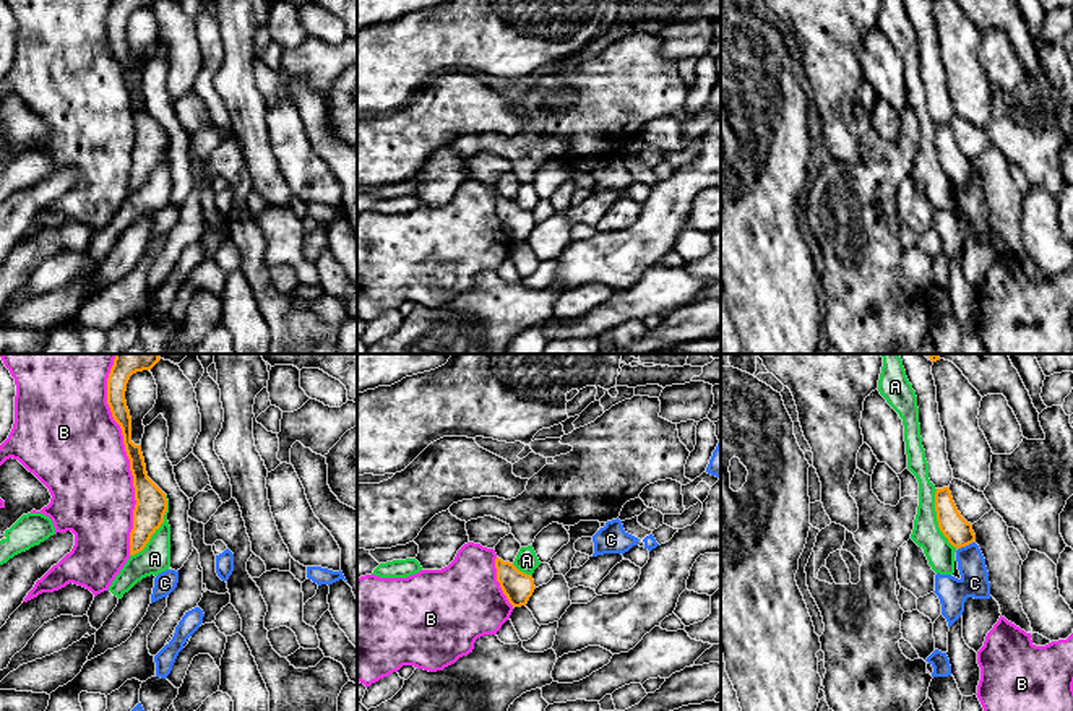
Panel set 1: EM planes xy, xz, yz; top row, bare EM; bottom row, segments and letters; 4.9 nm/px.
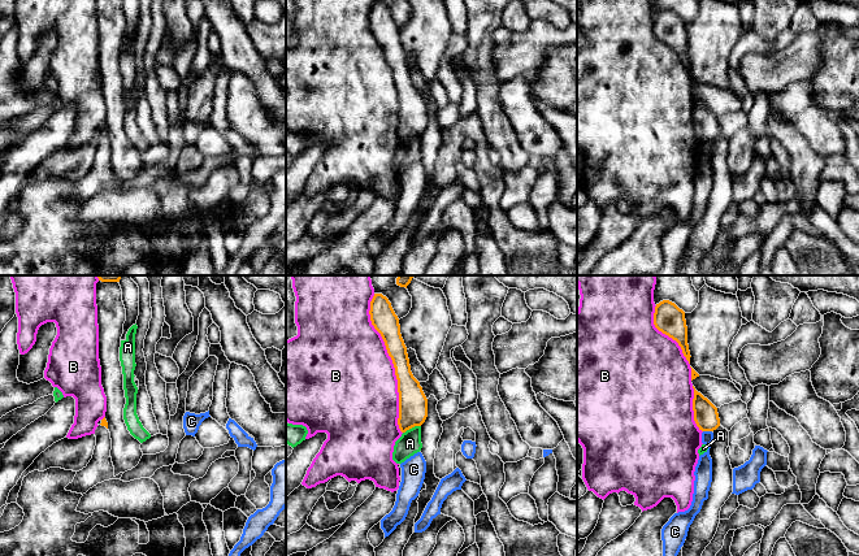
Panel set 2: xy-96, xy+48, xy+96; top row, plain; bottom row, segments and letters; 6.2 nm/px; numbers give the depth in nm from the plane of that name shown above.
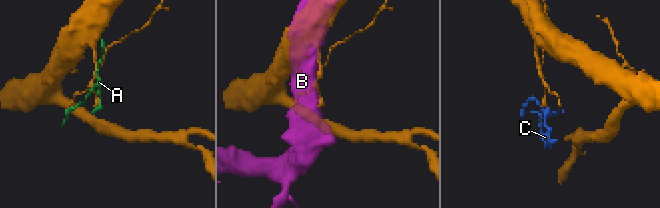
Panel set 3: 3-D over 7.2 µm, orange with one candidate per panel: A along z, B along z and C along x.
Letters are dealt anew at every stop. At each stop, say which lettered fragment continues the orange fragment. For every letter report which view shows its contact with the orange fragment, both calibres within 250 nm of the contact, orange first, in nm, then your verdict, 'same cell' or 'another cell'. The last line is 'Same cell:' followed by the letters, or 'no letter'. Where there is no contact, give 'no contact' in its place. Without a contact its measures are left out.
A: xy | 160/150 nm | another cell
B: xy | 140/460 nm | another cell
C: yz | 140/140 nm | another cell
Same cell: no letter

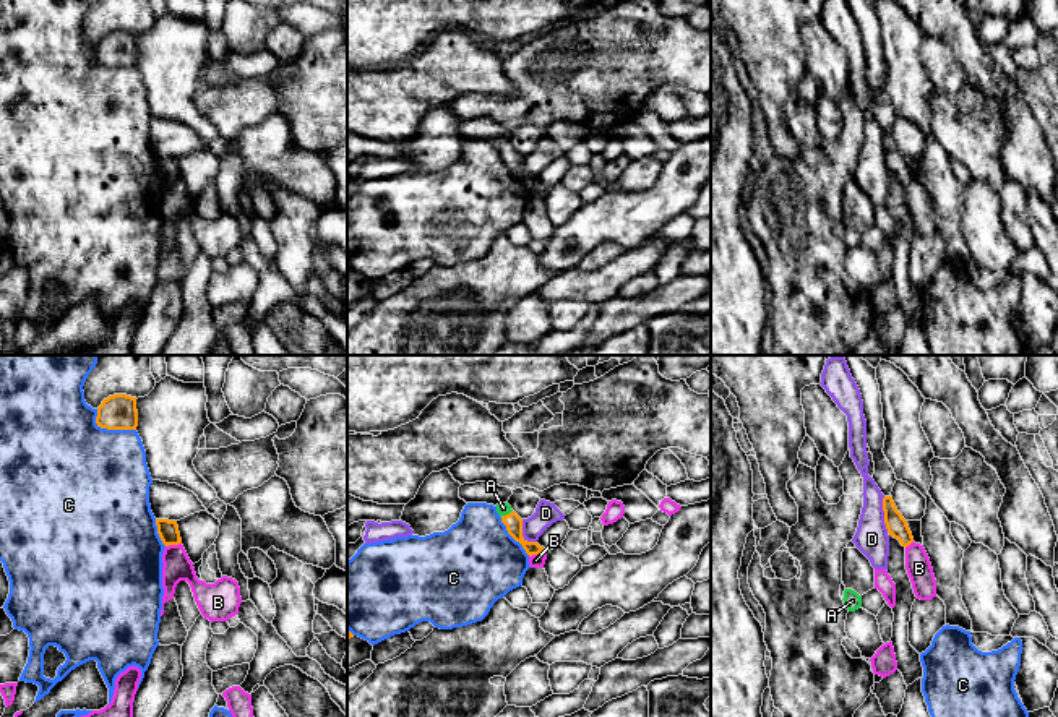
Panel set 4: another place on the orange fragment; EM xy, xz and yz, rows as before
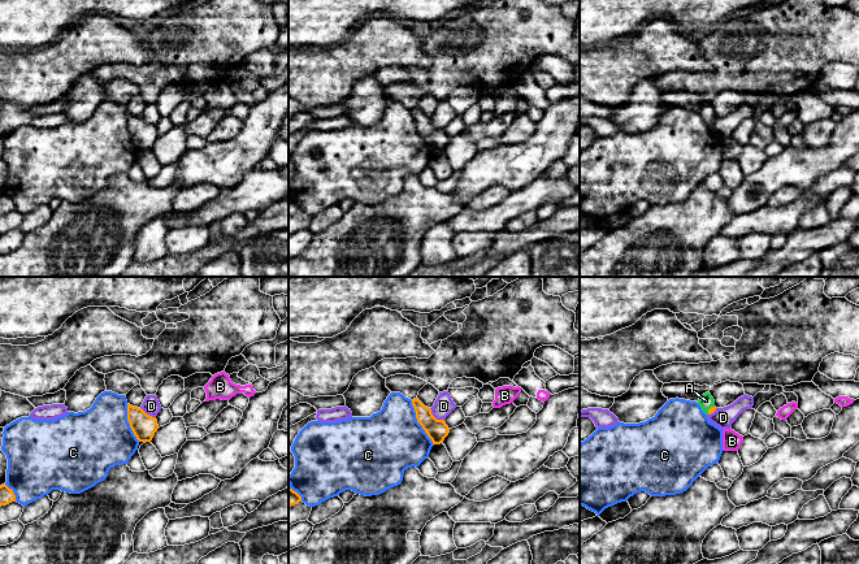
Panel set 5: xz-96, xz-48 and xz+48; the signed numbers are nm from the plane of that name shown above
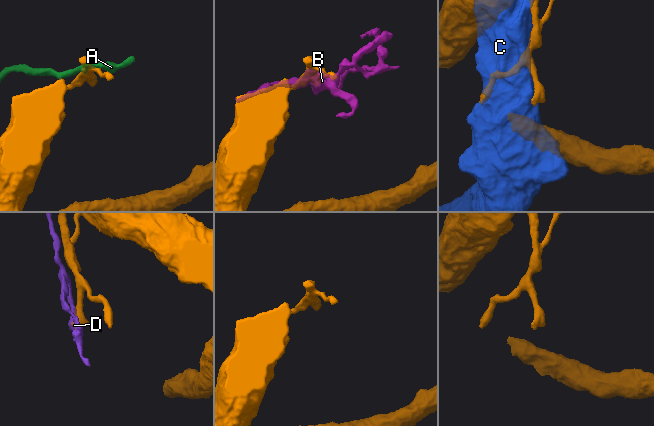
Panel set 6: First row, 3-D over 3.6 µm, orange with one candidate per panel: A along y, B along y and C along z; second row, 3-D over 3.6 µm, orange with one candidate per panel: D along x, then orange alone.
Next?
A: xz | 90/60 nm | same cell
B: xy | 100/140 nm | another cell
C: xy | 180/500 nm | another cell
D: yz | 100/170 nm | another cell
Same cell: A

